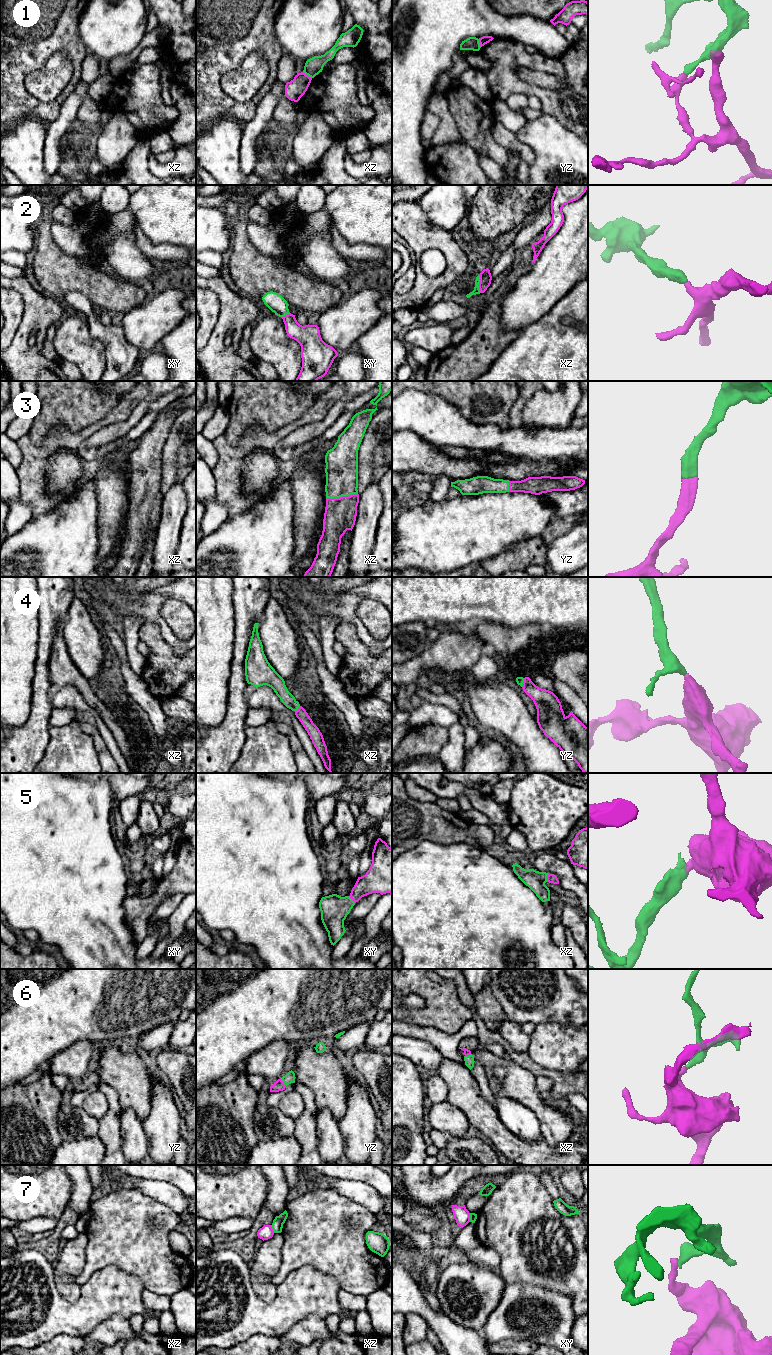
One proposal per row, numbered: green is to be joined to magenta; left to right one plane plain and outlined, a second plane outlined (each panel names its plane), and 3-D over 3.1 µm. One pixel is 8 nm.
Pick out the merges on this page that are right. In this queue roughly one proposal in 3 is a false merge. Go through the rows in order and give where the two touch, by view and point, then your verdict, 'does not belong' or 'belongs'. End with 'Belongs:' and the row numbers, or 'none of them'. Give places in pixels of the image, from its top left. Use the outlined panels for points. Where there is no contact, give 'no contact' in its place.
1: xz (307, 75) | does not belong
2: xz (479, 284) | belongs
3: xz (342, 496) | belongs
4: xz (298, 708) | belongs
5: xz (547, 878) | belongs
6: yz (283, 1082) | belongs
7: xy (469, 1217) | does not belong
Belongs: 2, 3, 4, 5, 6

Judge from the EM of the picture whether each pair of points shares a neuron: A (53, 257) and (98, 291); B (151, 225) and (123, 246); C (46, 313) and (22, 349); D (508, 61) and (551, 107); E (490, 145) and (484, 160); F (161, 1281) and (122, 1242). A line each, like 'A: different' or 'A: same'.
A: same
B: different
C: same
D: same
E: different
F: same

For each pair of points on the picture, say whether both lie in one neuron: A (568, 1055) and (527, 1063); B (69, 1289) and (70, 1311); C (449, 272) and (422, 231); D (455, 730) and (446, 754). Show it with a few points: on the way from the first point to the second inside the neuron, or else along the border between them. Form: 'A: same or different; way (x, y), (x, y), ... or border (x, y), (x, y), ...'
A: different; border (526, 1052), (541, 1066), (556, 1070)
B: different; border (55, 1284), (65, 1299), (71, 1302), (79, 1299)
C: same; way (451, 260), (451, 254), (434, 237)
D: same; way (455, 736), (455, 745), (452, 748)

